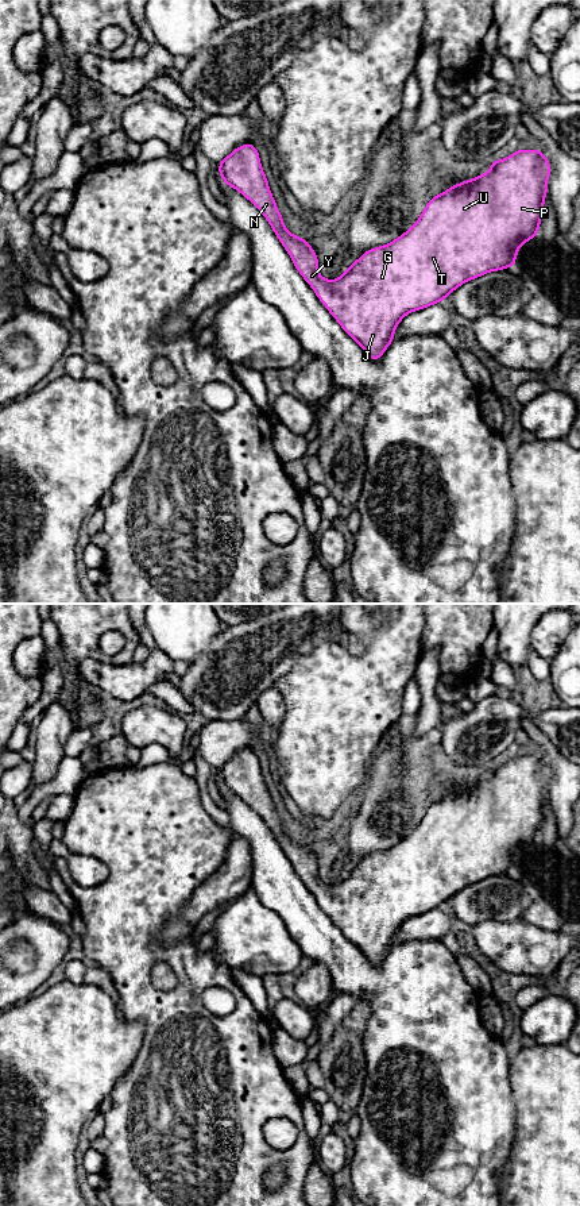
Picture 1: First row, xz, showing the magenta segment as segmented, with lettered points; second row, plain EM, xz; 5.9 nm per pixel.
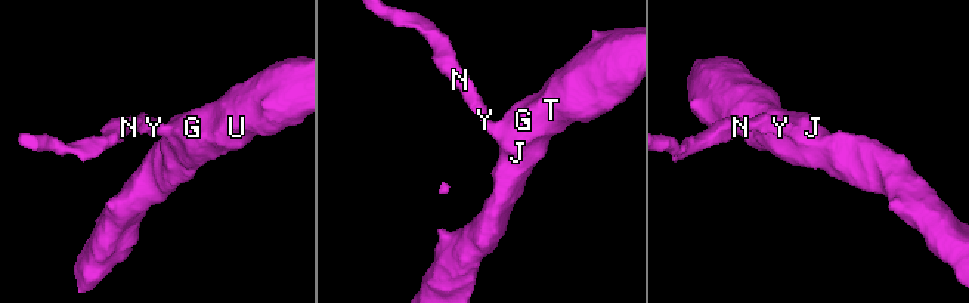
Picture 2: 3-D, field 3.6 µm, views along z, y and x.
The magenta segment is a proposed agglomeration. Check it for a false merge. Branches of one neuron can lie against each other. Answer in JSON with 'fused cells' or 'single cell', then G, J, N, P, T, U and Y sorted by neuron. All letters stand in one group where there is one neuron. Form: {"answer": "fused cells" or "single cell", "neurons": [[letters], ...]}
{"answer": "single cell", "neurons": [["G", "J", "N", "P", "T", "U", "Y"]]}

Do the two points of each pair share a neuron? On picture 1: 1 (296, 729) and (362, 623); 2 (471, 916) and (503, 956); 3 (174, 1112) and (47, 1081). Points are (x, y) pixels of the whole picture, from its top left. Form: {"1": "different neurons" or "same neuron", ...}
{"1": "same neuron", "2": "different neurons", "3": "different neurons"}

